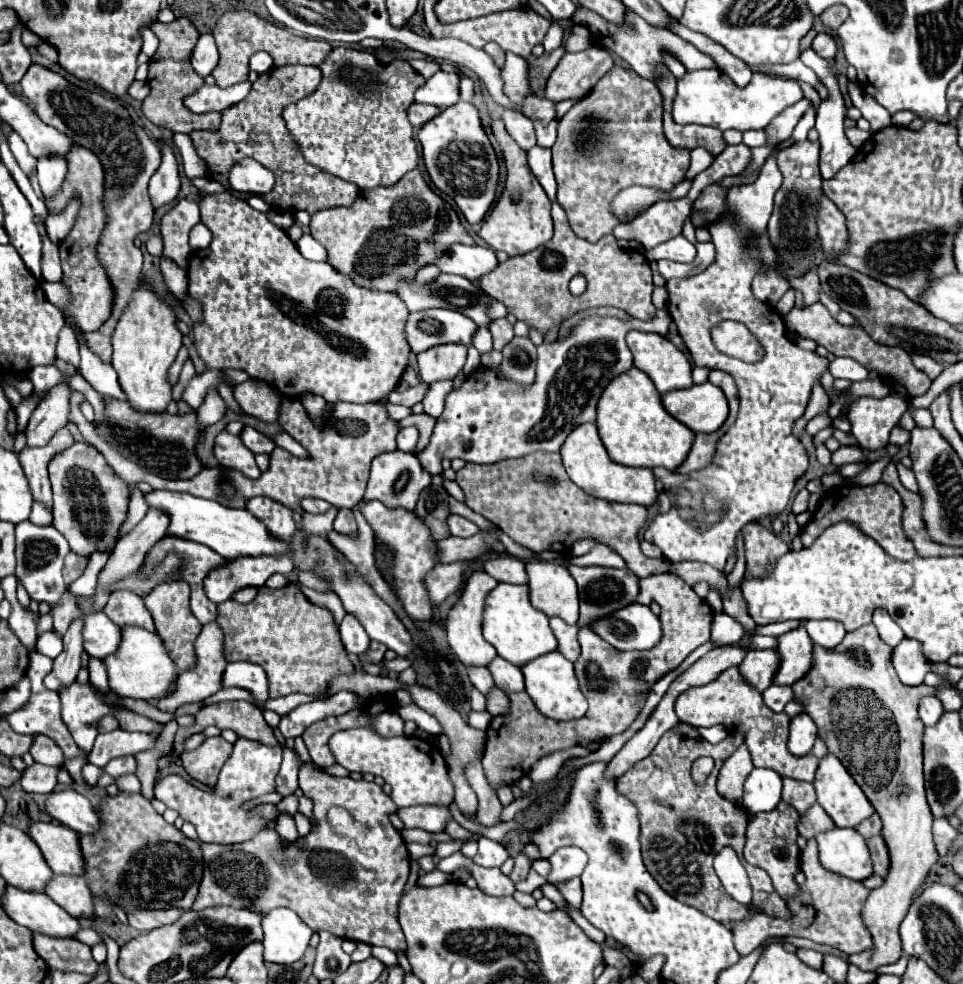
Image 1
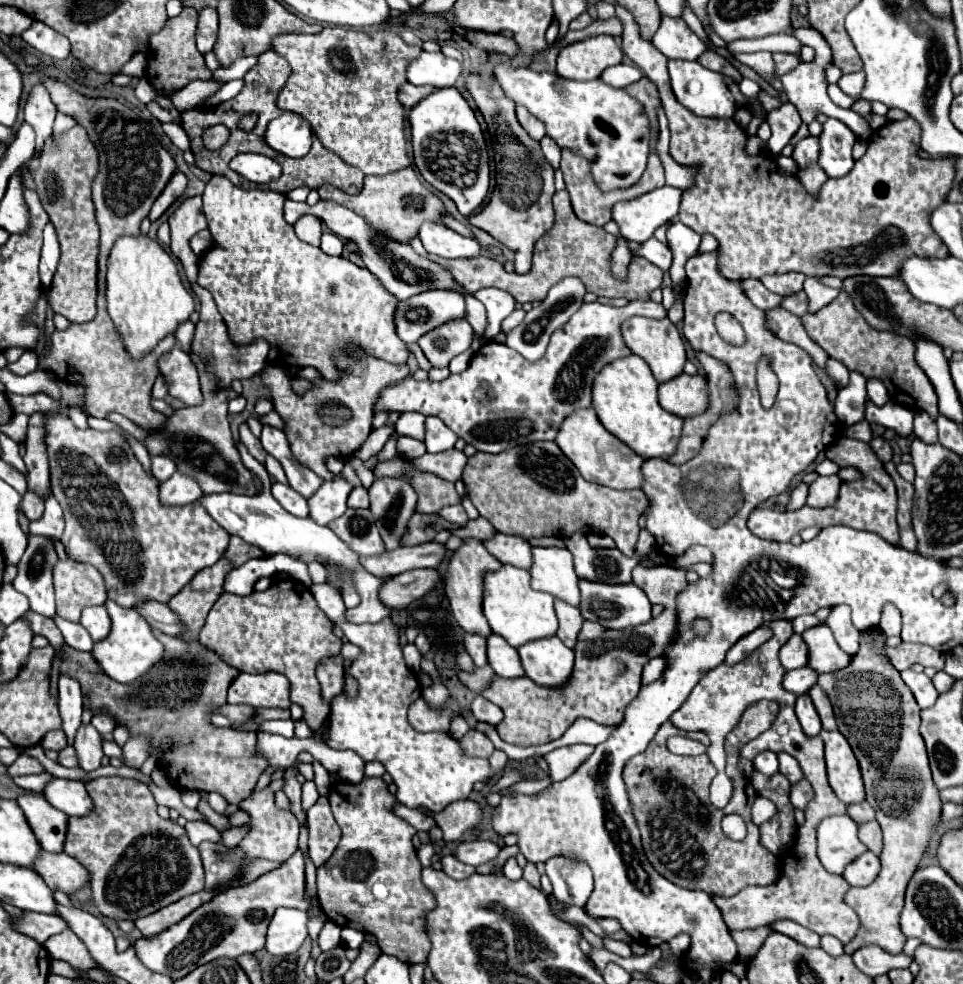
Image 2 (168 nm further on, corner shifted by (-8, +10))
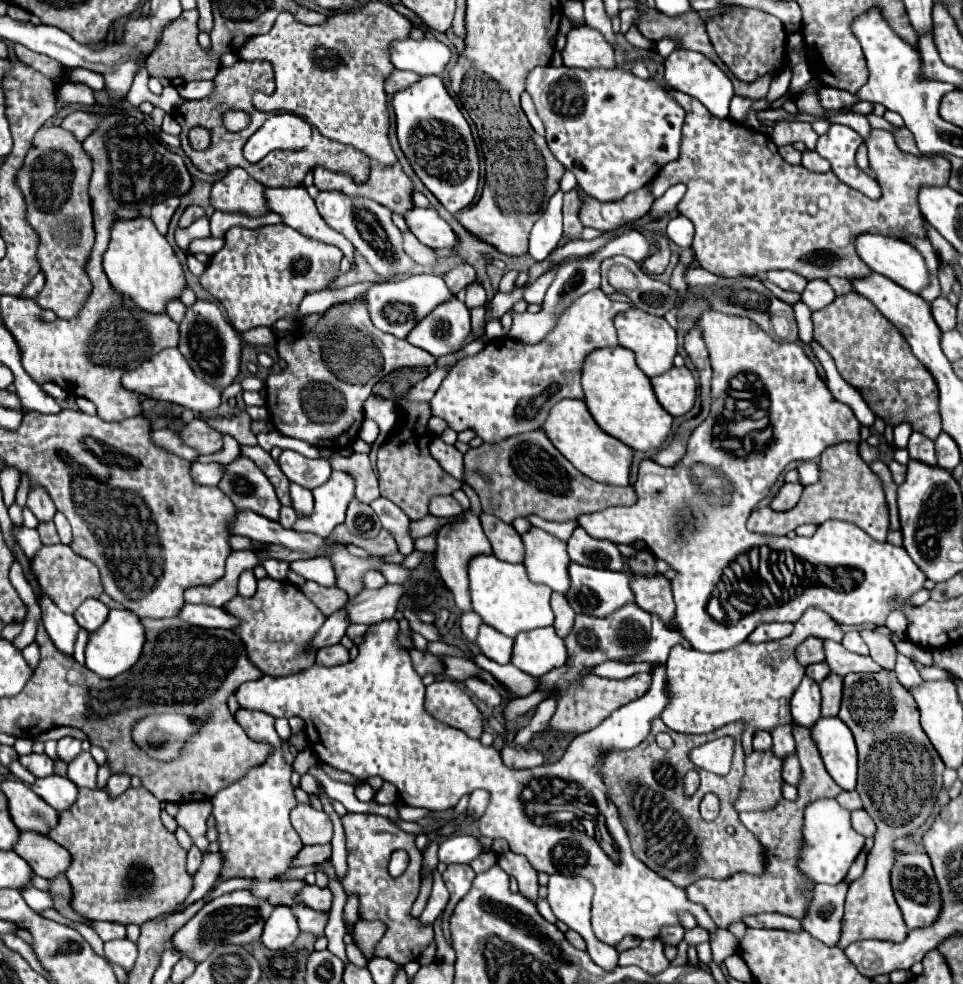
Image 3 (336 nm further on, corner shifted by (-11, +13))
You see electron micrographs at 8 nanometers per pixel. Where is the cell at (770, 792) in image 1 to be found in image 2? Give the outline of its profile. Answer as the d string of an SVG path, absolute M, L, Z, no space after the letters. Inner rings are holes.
M762 751L756 755L754 759L754 767L762 773L762 775L774 775L778 773L778 759L776 759L776 753L774 751Z

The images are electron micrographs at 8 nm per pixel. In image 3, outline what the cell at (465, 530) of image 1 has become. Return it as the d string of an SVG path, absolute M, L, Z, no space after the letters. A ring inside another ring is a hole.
M435 496L429 502L429 514L433 516L441 516L441 518L451 518L461 514L463 508L453 500L453 496Z

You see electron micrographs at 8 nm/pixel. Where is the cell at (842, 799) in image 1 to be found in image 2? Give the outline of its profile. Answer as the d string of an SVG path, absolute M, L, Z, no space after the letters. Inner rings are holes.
M824 729L820 731L820 737L824 741L828 781L836 797L846 805L864 801L866 795L860 767L846 737L840 731L824 731Z

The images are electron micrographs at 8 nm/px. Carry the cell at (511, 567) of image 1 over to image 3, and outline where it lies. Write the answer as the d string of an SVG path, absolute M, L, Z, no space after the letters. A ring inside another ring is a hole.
M483 512L479 518L483 524L485 536L493 546L493 554L505 562L523 562L525 546L523 546L521 534L517 534L517 530L511 524L497 520L497 516Z

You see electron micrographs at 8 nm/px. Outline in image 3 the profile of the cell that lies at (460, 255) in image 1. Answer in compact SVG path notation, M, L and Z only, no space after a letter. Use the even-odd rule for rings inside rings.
M413 208L405 214L405 220L419 242L433 250L455 250L461 244L461 238L433 208Z

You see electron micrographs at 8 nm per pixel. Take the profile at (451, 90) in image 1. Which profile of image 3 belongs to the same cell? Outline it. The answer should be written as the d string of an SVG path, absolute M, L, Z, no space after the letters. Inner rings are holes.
M397 40L391 48L393 66L419 76L443 74L451 62L451 48L439 40Z

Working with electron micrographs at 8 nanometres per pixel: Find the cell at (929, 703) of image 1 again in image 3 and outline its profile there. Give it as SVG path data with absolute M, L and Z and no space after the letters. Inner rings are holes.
M899 654L895 672L897 672L897 678L901 680L901 684L903 684L905 688L917 688L917 686L921 686L921 684L925 682L925 680L921 678L919 670L915 668L915 664L913 664L907 656L901 656L901 654Z

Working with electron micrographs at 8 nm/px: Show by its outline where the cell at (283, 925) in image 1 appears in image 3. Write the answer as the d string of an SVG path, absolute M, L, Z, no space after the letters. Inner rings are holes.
M277 906L269 916L269 920L265 922L261 942L269 950L285 950L297 940L299 932L301 930L299 930L297 916L293 914L293 908Z

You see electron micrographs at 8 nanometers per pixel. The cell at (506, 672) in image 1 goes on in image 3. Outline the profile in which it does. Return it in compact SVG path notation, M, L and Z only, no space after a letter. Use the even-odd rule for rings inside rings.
M481 624L479 628L479 638L477 638L477 646L481 648L481 652L491 658L497 664L509 664L511 662L511 652L513 652L513 638L503 636L501 632L497 632L495 628Z

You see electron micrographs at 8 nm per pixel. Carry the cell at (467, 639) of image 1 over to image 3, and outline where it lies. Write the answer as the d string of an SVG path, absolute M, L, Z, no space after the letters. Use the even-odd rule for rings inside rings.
M465 514L461 520L447 524L439 530L437 536L437 552L435 552L435 568L439 570L439 576L443 578L445 586L453 592L455 604L461 612L471 612L471 596L469 596L469 578L467 578L467 566L473 556L477 554L491 554L491 544L487 536L483 534L481 522L473 514Z

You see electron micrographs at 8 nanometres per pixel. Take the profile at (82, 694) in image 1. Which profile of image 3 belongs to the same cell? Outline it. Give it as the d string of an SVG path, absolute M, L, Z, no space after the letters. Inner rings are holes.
M81 752L73 762L69 762L67 778L75 782L79 788L95 788L97 786L97 762L91 752Z

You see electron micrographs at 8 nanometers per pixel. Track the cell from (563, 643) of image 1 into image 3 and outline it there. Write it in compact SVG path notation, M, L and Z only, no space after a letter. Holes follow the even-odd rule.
M555 592L551 594L551 608L555 612L555 624L553 624L553 628L555 628L555 632L561 638L565 638L571 632L571 628L573 628L575 612L573 612L571 604L567 602L565 594L555 594Z

